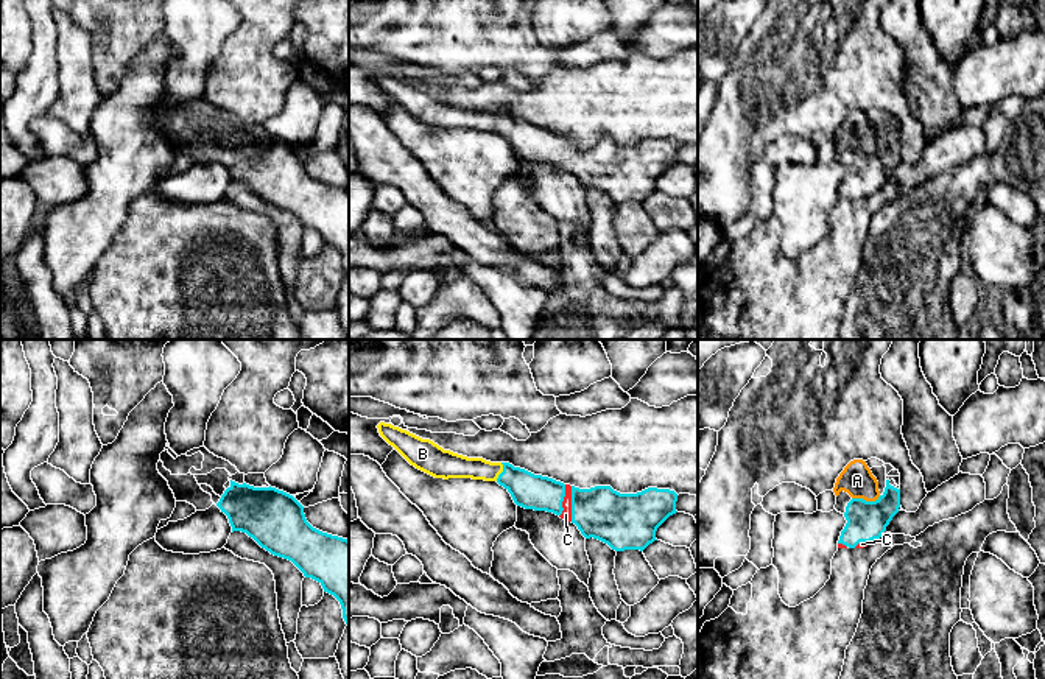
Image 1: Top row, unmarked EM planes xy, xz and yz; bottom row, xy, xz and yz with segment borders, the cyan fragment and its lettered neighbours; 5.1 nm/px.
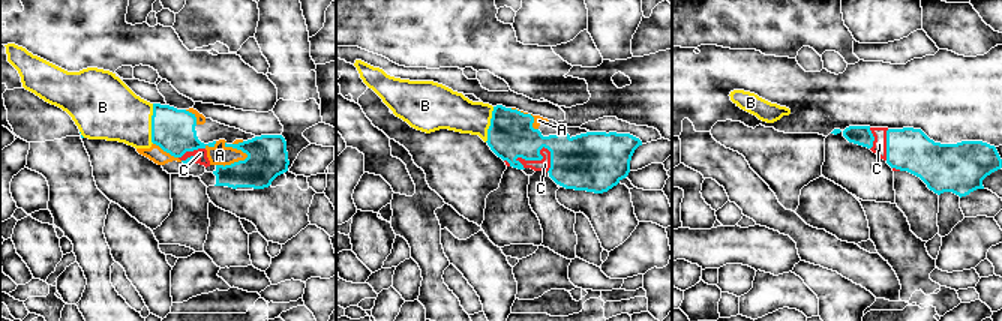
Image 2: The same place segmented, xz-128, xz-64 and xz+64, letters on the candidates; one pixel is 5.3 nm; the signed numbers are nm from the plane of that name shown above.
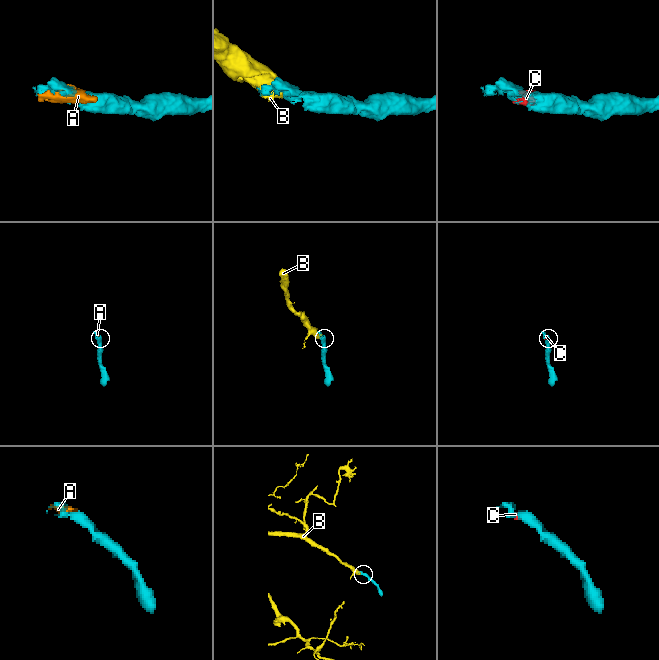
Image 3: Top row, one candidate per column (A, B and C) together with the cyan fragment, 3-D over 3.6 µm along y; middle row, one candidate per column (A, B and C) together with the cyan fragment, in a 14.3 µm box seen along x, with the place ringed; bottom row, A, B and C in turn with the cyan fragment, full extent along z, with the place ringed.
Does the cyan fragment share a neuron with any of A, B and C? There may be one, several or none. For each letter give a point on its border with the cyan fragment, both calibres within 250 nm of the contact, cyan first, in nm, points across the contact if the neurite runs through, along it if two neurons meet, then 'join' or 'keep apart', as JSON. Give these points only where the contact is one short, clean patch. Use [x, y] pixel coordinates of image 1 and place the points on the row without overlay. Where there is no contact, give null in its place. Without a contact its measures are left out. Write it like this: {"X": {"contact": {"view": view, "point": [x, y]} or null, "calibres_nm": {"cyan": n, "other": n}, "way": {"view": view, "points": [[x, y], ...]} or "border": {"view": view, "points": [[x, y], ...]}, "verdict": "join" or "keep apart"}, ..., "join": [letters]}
{"A": {"contact": {"view": "yz", "point": [865, 151]}, "calibres_nm": {"cyan": 200, "other": 170}, "verdict": "join"}, "B": {"contact": {"view": "xz", "point": [502, 123]}, "calibres_nm": {"cyan": 180, "other": 130}, "verdict": "join"}, "C": {"contact": {"view": "xz", "point": [572, 154]}, "calibres_nm": {"cyan": 280, "other": 50}, "verdict": "join"}, "join": ["A", "B", "C"]}

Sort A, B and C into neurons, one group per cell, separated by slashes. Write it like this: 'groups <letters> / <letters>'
groups A B C

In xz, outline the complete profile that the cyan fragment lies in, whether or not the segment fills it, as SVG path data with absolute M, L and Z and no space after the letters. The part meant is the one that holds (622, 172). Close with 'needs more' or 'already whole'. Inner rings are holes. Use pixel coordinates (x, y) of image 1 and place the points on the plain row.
M380 73L377 79L416 120L444 131L497 132L517 157L553 164L575 174L586 190L598 190L615 202L643 202L657 192L657 179L677 164L677 145L670 140L648 139L637 145L620 145L610 137L579 140L509 114L491 114L444 101L433 92L391 75Z; needs more

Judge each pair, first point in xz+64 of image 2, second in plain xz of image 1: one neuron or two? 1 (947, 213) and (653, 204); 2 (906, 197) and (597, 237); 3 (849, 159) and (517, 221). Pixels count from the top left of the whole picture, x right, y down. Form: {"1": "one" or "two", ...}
{"1": "two", "2": "one", "3": "two"}

